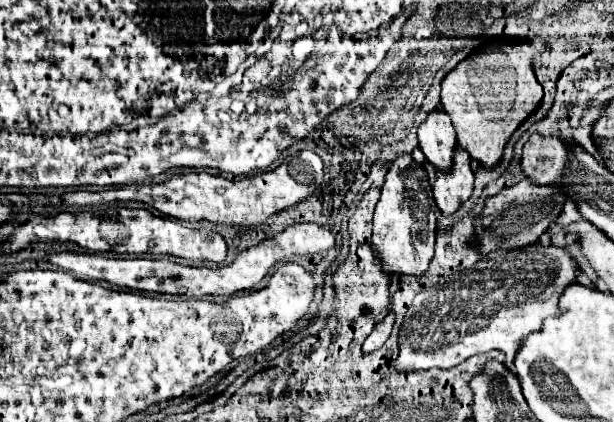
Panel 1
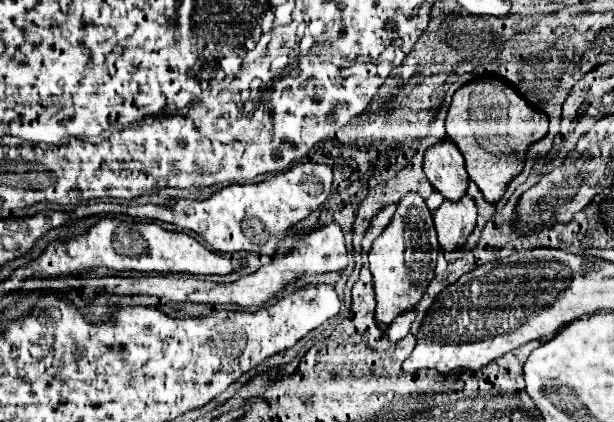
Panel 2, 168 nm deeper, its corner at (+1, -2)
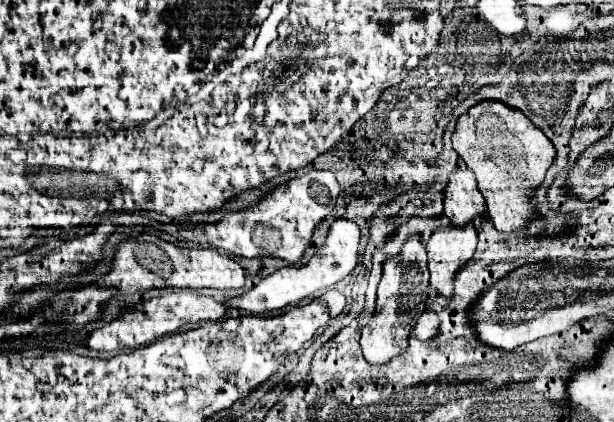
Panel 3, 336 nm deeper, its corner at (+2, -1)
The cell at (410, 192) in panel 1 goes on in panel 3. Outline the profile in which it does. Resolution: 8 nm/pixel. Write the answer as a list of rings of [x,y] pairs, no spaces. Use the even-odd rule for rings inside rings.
[[[419,236],[409,238],[403,252],[389,258],[383,264],[383,278],[377,290],[377,308],[361,334],[361,350],[369,364],[387,364],[401,350],[409,346],[409,334],[425,312],[425,300],[429,296],[429,274],[427,274],[427,252]]]

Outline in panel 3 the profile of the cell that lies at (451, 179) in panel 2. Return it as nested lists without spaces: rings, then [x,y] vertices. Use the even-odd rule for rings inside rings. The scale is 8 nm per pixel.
[[[459,166],[455,172],[451,172],[451,182],[445,190],[443,206],[445,216],[457,228],[463,228],[475,218],[485,216],[485,198],[477,190],[475,176],[467,166]]]

